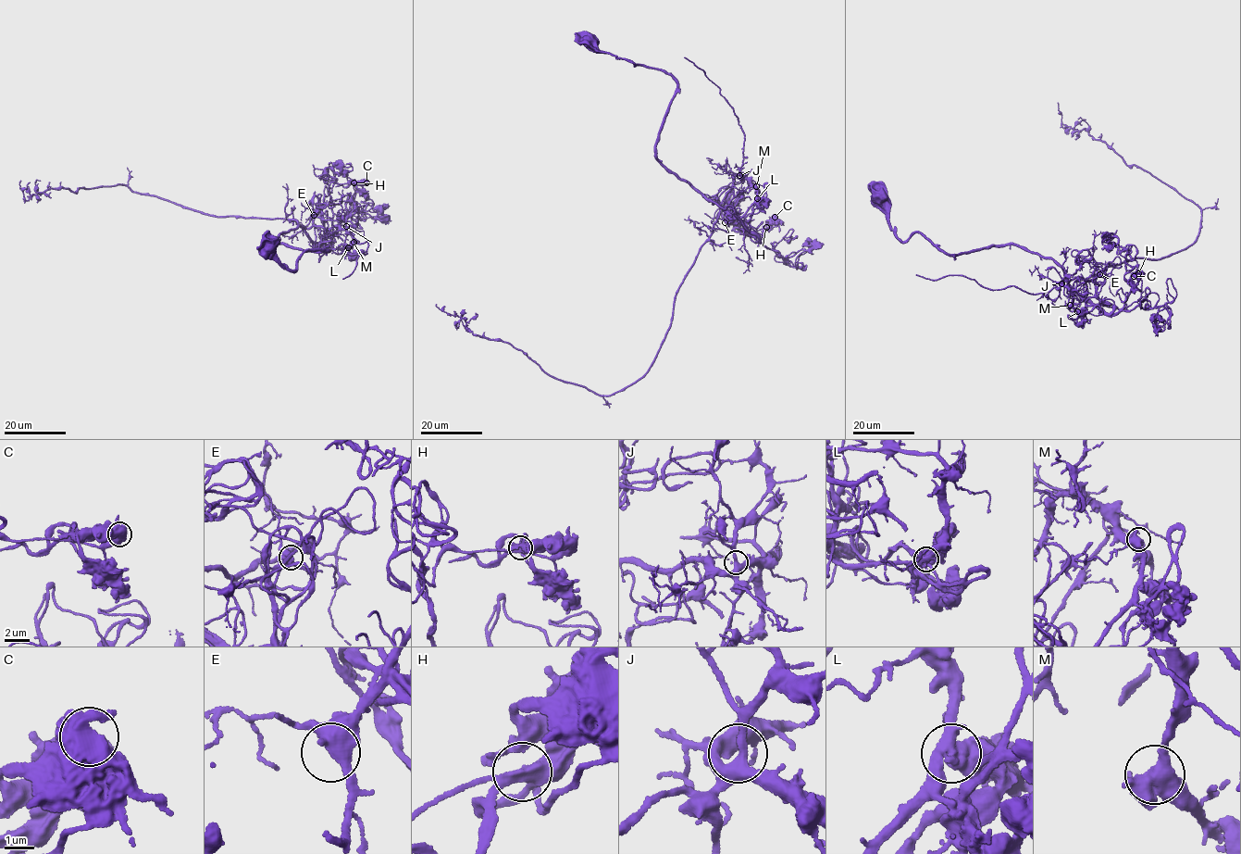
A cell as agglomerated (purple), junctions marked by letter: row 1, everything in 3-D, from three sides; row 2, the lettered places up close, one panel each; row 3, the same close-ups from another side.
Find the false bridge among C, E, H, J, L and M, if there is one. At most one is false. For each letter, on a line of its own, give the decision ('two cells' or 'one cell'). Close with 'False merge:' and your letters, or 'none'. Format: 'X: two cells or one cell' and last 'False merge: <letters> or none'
C: one cell
E: one cell
H: one cell
J: one cell
L: two cells
M: one cell
False merge: L

